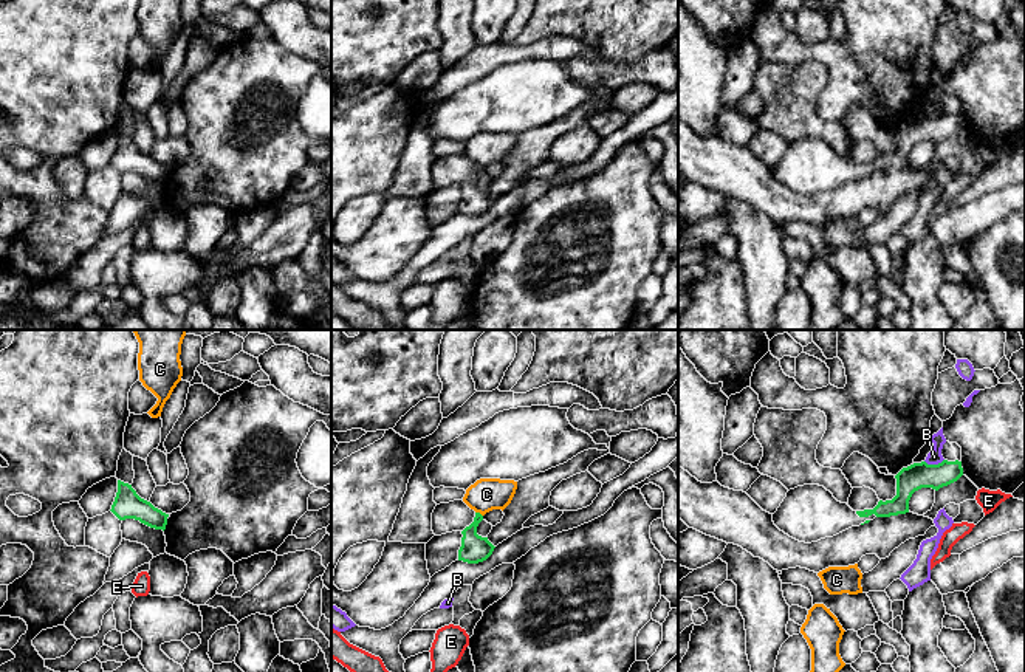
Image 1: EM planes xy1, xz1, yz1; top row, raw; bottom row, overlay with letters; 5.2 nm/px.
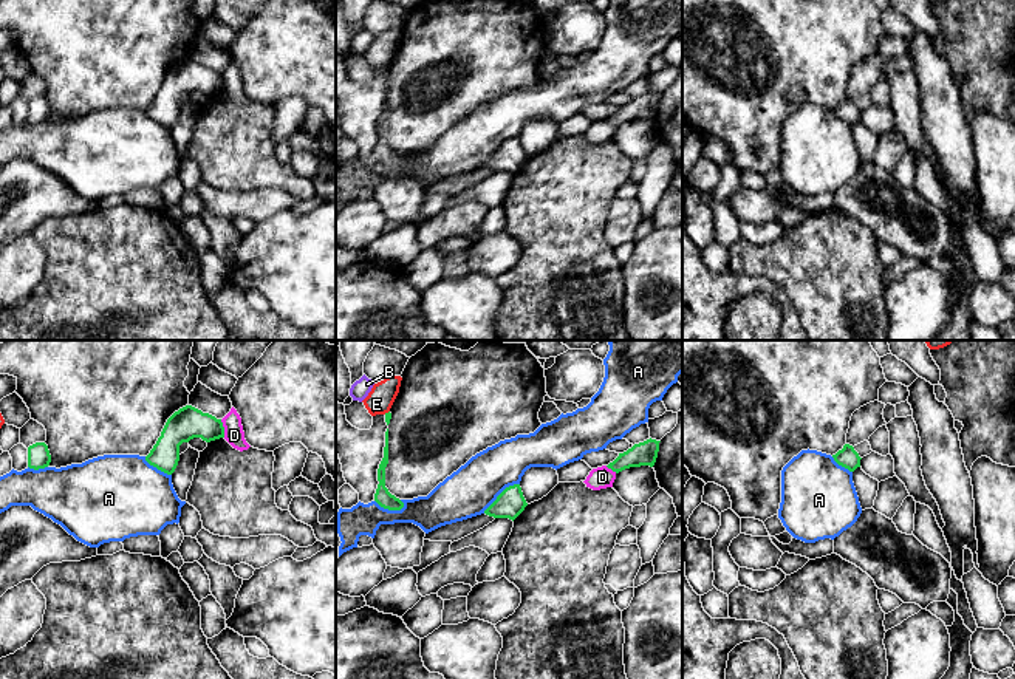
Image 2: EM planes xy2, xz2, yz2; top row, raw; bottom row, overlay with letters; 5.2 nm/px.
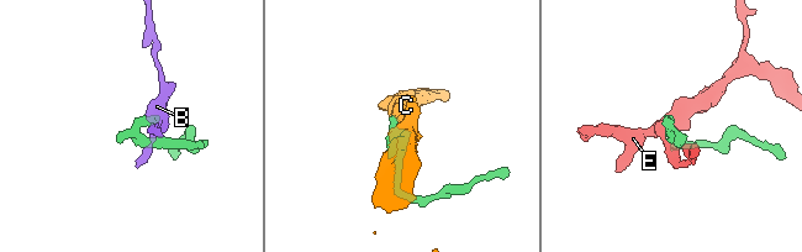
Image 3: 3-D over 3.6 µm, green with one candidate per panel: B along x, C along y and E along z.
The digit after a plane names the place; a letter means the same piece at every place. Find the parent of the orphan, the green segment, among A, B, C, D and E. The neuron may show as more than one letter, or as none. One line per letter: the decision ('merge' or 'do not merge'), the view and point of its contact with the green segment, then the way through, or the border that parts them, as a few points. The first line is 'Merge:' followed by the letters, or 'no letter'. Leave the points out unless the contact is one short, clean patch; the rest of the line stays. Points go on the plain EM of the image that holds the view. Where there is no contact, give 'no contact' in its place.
Merge: no letter
A: do not merge; meets green in xz2 at (500, 147)
B: do not merge; meets green in yz1 at (934, 118); border along yz1 (943, 112), (937, 116), (925, 115)
C: do not merge; meets green in xz1 at (479, 166); border along xz1 (476, 164), (482, 169)
D: do not merge; meets green in xy2 at (223, 82); border along xy2 (220, 73), (225, 90)
E: do not merge; meets green in xz2 at (386, 67); border along xz2 (389, 64), (384, 67)

